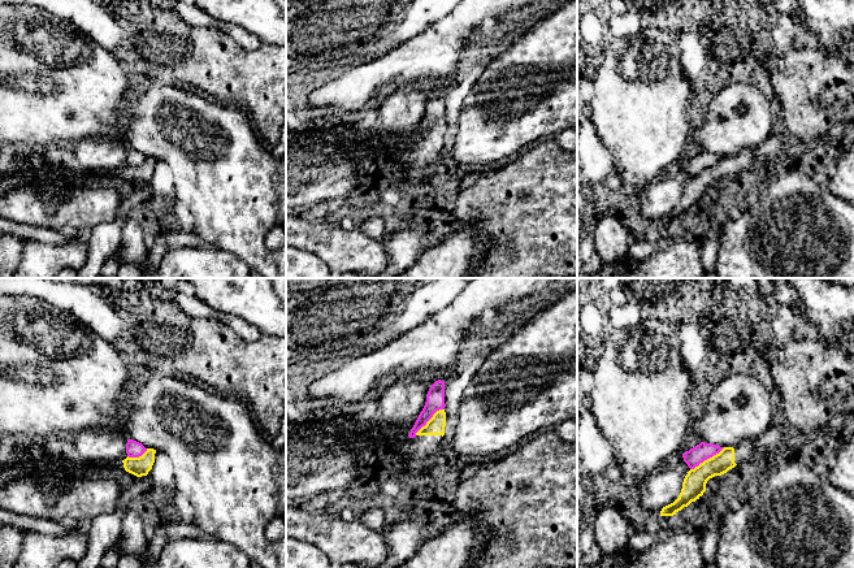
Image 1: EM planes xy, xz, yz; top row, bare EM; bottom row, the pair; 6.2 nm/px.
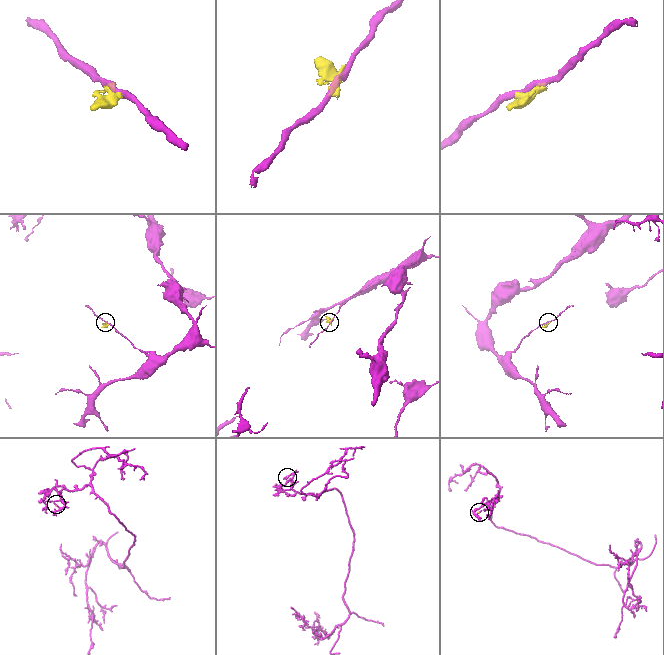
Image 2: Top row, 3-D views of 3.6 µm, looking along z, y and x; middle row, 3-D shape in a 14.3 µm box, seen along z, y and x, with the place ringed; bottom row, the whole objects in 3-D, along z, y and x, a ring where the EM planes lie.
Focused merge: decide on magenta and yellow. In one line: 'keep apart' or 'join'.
keep apart

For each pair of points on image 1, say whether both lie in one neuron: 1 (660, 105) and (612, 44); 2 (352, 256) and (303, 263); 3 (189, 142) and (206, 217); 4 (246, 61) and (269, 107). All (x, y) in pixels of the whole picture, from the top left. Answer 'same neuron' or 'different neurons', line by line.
1: same neuron
2: different neurons
3: same neuron
4: same neuron

